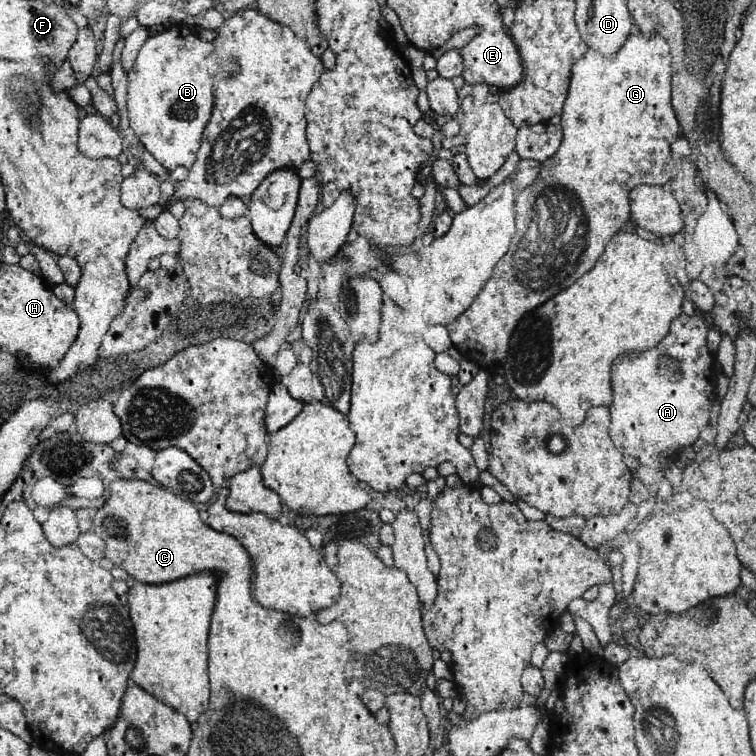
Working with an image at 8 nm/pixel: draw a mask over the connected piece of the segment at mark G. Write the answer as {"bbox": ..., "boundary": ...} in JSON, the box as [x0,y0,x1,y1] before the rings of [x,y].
{"bbox":[447,33,681,369],"boundary":[[[657,33],[629,35],[615,55],[589,49],[571,69],[571,85],[563,107],[563,143],[559,151],[541,163],[533,185],[515,193],[517,233],[511,251],[495,265],[491,279],[473,305],[447,325],[451,341],[481,369],[495,369],[507,355],[509,335],[521,315],[555,293],[573,285],[605,251],[613,235],[629,221],[629,193],[637,185],[665,185],[673,179],[671,145],[681,125],[671,105],[671,55],[667,41]]]}

